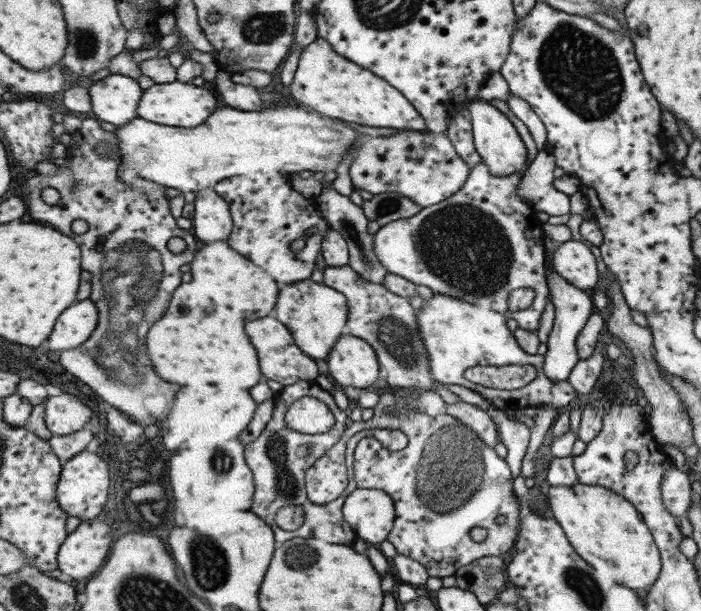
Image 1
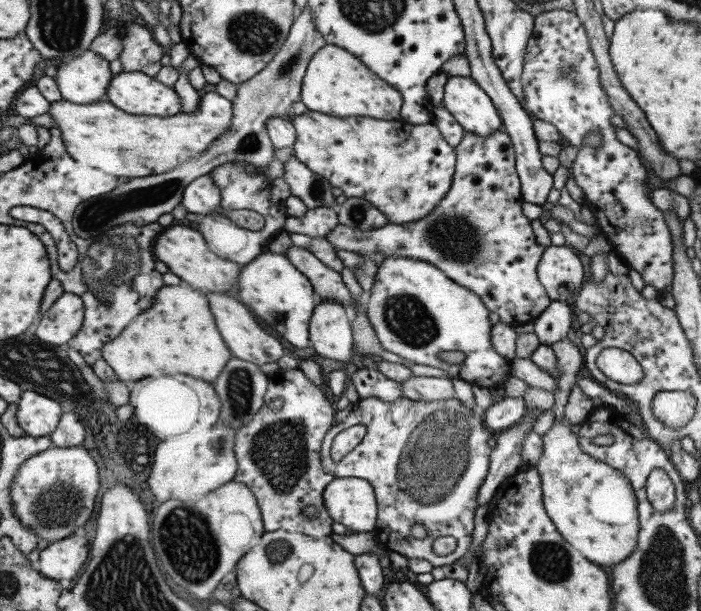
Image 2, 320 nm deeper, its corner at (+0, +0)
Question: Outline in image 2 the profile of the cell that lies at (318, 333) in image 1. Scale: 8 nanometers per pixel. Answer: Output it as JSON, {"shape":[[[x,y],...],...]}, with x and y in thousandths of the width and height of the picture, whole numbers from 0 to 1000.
{"shape":[[[385,411],[359,426],[345,439],[340,483],[345,494],[359,504],[369,524],[391,547],[404,550],[424,570],[444,566],[444,524],[449,516],[455,486],[442,455],[429,445],[405,414]]]}

